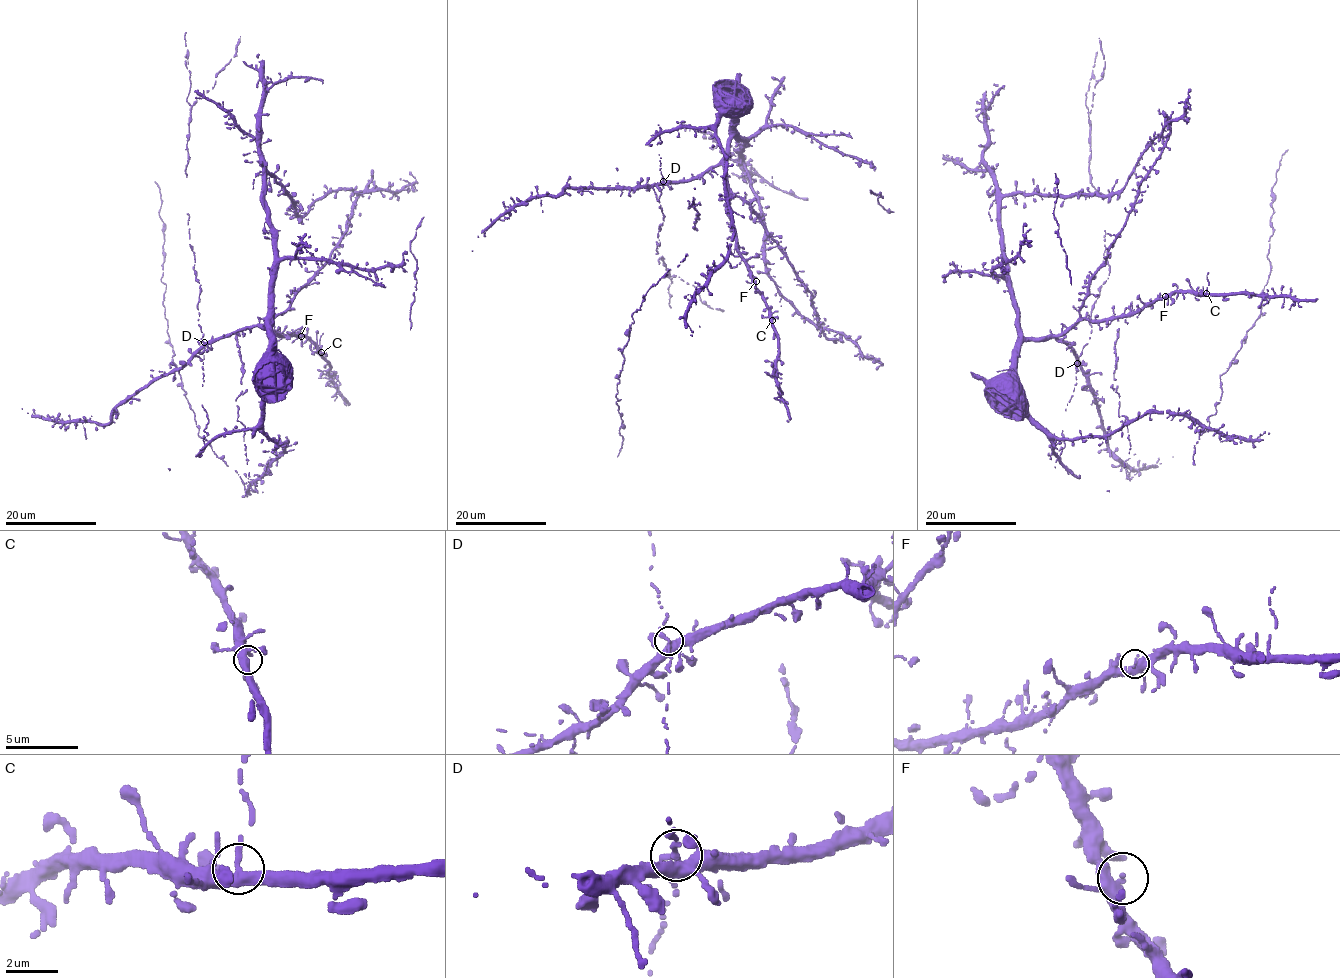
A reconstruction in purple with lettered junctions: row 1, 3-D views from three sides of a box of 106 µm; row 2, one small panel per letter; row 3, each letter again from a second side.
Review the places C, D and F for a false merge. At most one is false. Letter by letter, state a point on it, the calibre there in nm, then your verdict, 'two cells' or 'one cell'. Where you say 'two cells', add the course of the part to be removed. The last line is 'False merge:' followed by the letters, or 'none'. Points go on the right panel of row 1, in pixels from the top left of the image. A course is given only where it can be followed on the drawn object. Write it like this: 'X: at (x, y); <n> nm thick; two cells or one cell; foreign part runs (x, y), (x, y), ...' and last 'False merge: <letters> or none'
C: at (1206, 293); 360 nm thick; one cell
D: at (1077, 363); 320 nm thick; one cell
F: at (1165, 296); 300 nm thick; one cell
False merge: none

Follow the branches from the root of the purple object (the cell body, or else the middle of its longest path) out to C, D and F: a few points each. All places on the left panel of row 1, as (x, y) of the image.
C: (273, 377), (274, 337), (271, 326), (262, 326), (263, 329), (268, 321), (274, 334), (308, 338), (321, 352)
D: (273, 377), (275, 350), (267, 324), (263, 329), (249, 327), (204, 343)
F: (273, 377), (274, 337), (271, 326), (262, 326), (263, 329), (268, 321), (268, 328), (277, 335), (301, 336)

